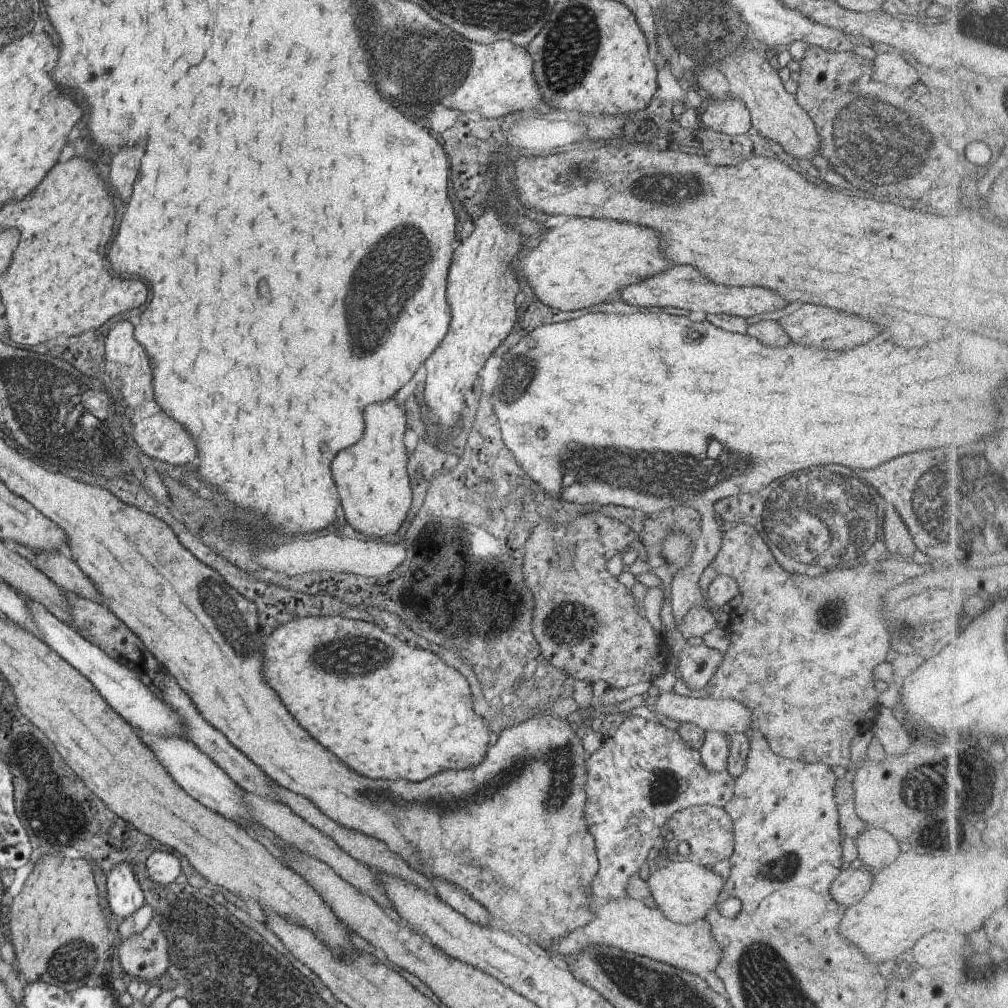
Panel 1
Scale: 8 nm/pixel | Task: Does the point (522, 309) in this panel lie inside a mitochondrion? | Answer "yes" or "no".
no

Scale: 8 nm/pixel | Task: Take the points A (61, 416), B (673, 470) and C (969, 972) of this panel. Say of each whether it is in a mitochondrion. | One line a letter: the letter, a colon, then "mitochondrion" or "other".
A: mitochondrion
B: mitochondrion
C: other

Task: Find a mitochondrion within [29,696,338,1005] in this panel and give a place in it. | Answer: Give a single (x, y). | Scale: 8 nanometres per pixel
(74, 958)

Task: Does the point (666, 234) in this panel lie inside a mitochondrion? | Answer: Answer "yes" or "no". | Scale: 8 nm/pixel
no

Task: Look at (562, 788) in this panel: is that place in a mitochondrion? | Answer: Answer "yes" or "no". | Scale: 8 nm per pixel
yes

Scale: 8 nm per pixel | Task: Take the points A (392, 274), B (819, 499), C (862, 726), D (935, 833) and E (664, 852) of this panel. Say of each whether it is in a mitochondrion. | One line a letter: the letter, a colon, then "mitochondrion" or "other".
A: mitochondrion
B: mitochondrion
C: other
D: mitochondrion
E: other

